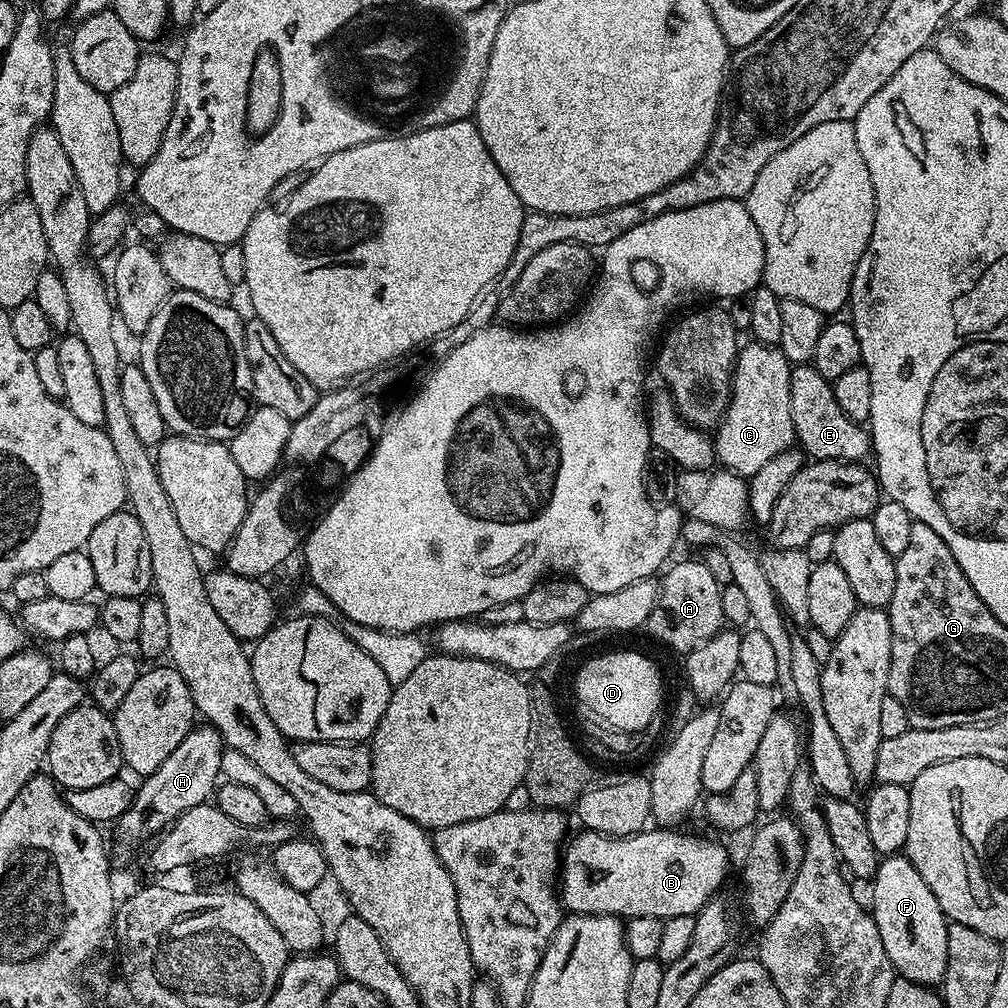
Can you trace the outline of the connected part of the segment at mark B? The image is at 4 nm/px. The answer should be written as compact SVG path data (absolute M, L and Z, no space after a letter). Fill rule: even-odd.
M584 830L581 836L573 840L571 837L563 849L562 867L558 872L558 896L563 907L569 913L582 916L695 916L703 904L719 893L716 891L728 872L728 852L722 845L708 840L675 836L672 830L656 831L660 832L645 830L633 836L603 836L601 832Z

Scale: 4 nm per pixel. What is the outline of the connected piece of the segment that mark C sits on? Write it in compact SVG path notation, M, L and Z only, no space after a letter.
M748 342L736 354L736 366L732 369L732 398L724 411L724 418L715 429L714 447L716 459L727 471L738 476L751 478L770 458L778 458L787 448L793 447L796 440L794 418L790 418L790 374L793 365L781 354L779 347L771 344Z

